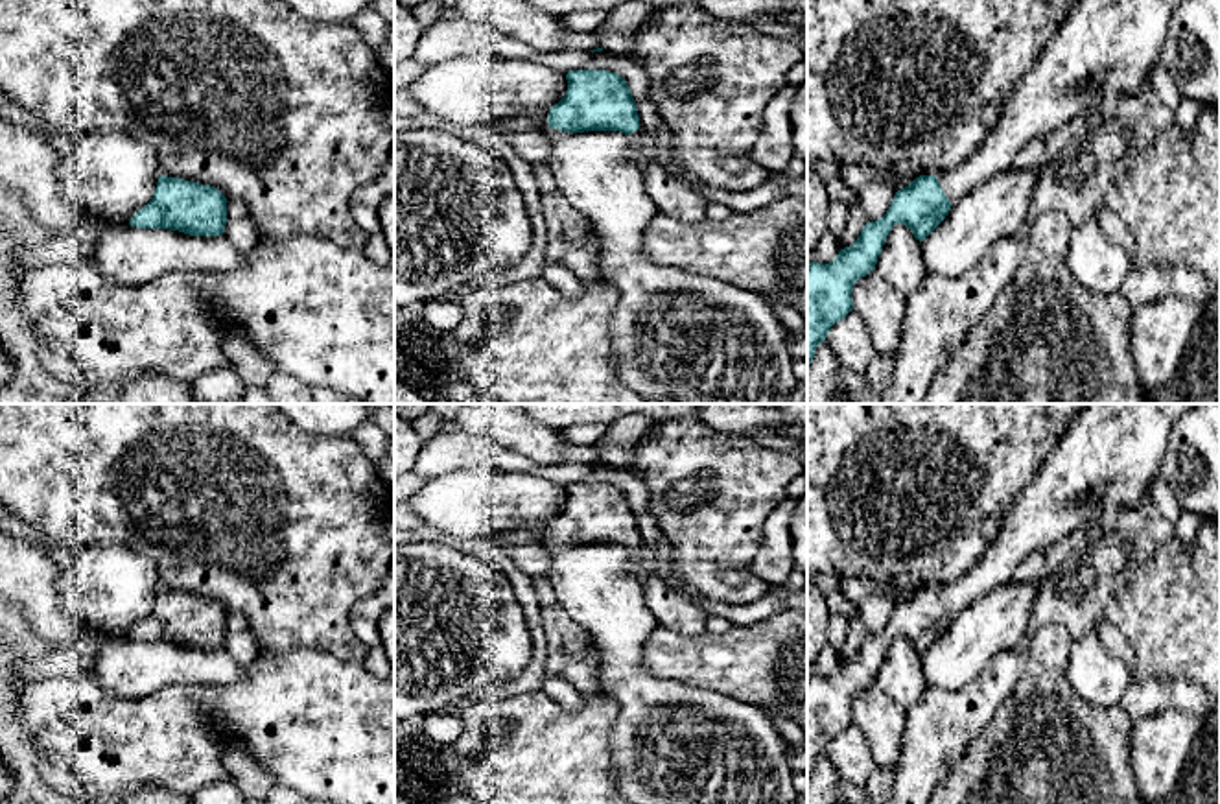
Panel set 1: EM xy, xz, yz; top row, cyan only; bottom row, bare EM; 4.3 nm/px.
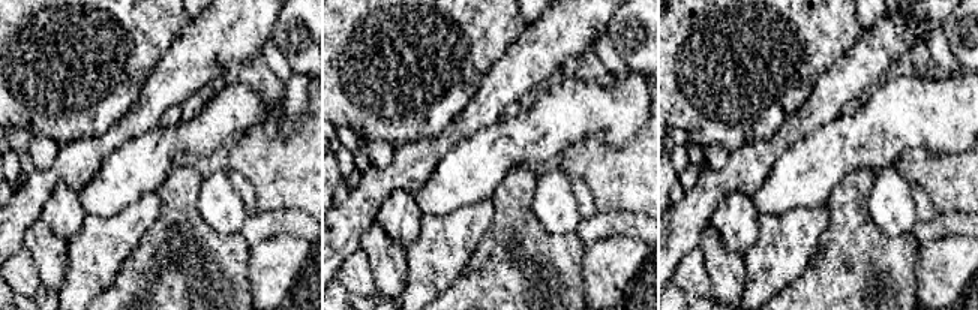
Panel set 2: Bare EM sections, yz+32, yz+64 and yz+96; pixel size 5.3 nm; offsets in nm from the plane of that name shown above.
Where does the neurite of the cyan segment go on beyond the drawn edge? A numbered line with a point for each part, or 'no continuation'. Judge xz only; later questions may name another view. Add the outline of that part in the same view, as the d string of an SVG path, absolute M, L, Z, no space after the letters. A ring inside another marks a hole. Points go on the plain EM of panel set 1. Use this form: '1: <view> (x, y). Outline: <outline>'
1: xz (636, 557). Outline: M638 542L638 544L630 546L628 551L630 551L634 575L645 585L647 583L647 572L643 566L641 544Z

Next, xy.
no continuation

